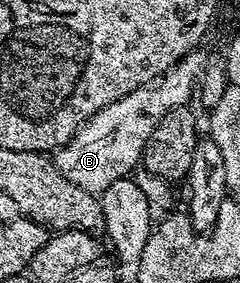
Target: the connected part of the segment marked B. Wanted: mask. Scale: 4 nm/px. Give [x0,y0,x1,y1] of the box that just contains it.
[54,52,206,196]

